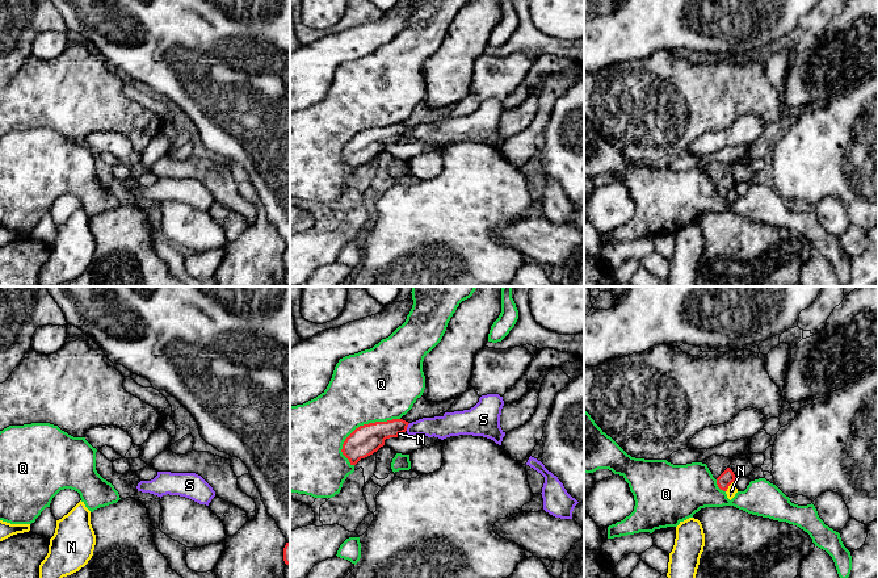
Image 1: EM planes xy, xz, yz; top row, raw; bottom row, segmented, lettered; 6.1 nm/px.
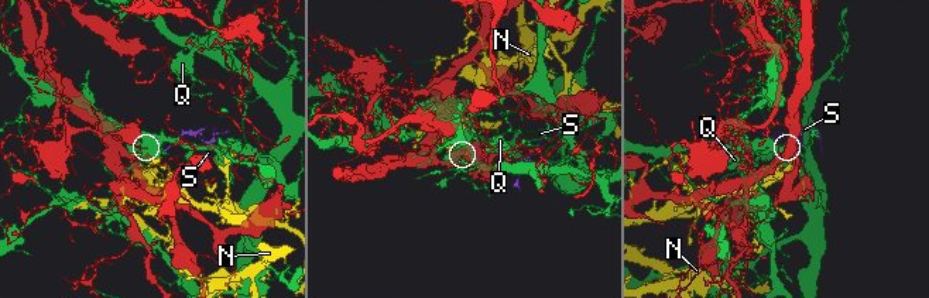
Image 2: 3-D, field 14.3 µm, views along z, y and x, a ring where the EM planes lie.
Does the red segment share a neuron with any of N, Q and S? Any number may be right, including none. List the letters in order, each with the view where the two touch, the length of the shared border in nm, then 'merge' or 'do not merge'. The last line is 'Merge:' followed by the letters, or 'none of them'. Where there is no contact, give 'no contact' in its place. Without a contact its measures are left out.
N: contact in yz; length 90 nm; do not merge
Q: contact in xz; length 420 nm; do not merge
S: contact in xz; length 50 nm; merge
Merge: S

